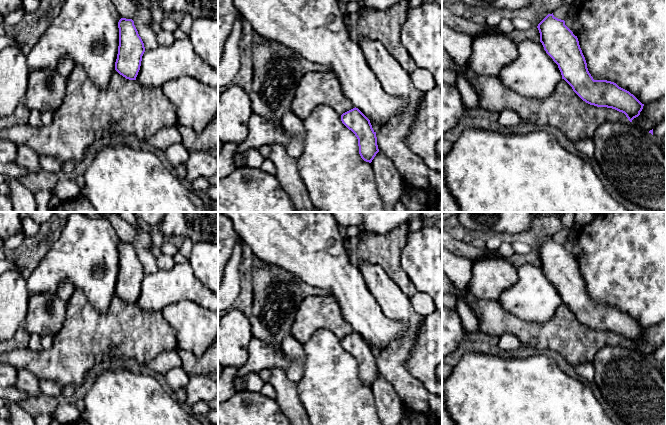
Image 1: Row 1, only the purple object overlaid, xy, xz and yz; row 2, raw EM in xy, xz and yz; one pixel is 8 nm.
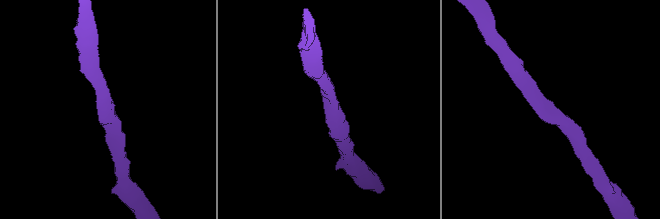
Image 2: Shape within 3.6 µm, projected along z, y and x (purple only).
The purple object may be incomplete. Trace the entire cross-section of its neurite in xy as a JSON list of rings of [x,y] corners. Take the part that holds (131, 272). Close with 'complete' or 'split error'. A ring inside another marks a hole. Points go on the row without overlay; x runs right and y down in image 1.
[[[121,242],[118,252],[119,270],[115,294],[106,313],[97,311],[83,291],[75,289],[67,302],[63,328],[54,336],[53,345],[49,349],[13,349],[0,354],[0,363],[16,369],[26,369],[38,379],[52,380],[61,387],[78,387],[96,364],[109,358],[135,359],[147,365],[160,353],[177,349],[176,332],[165,320],[162,312],[144,312],[136,305],[145,271],[134,245]]]; split error

